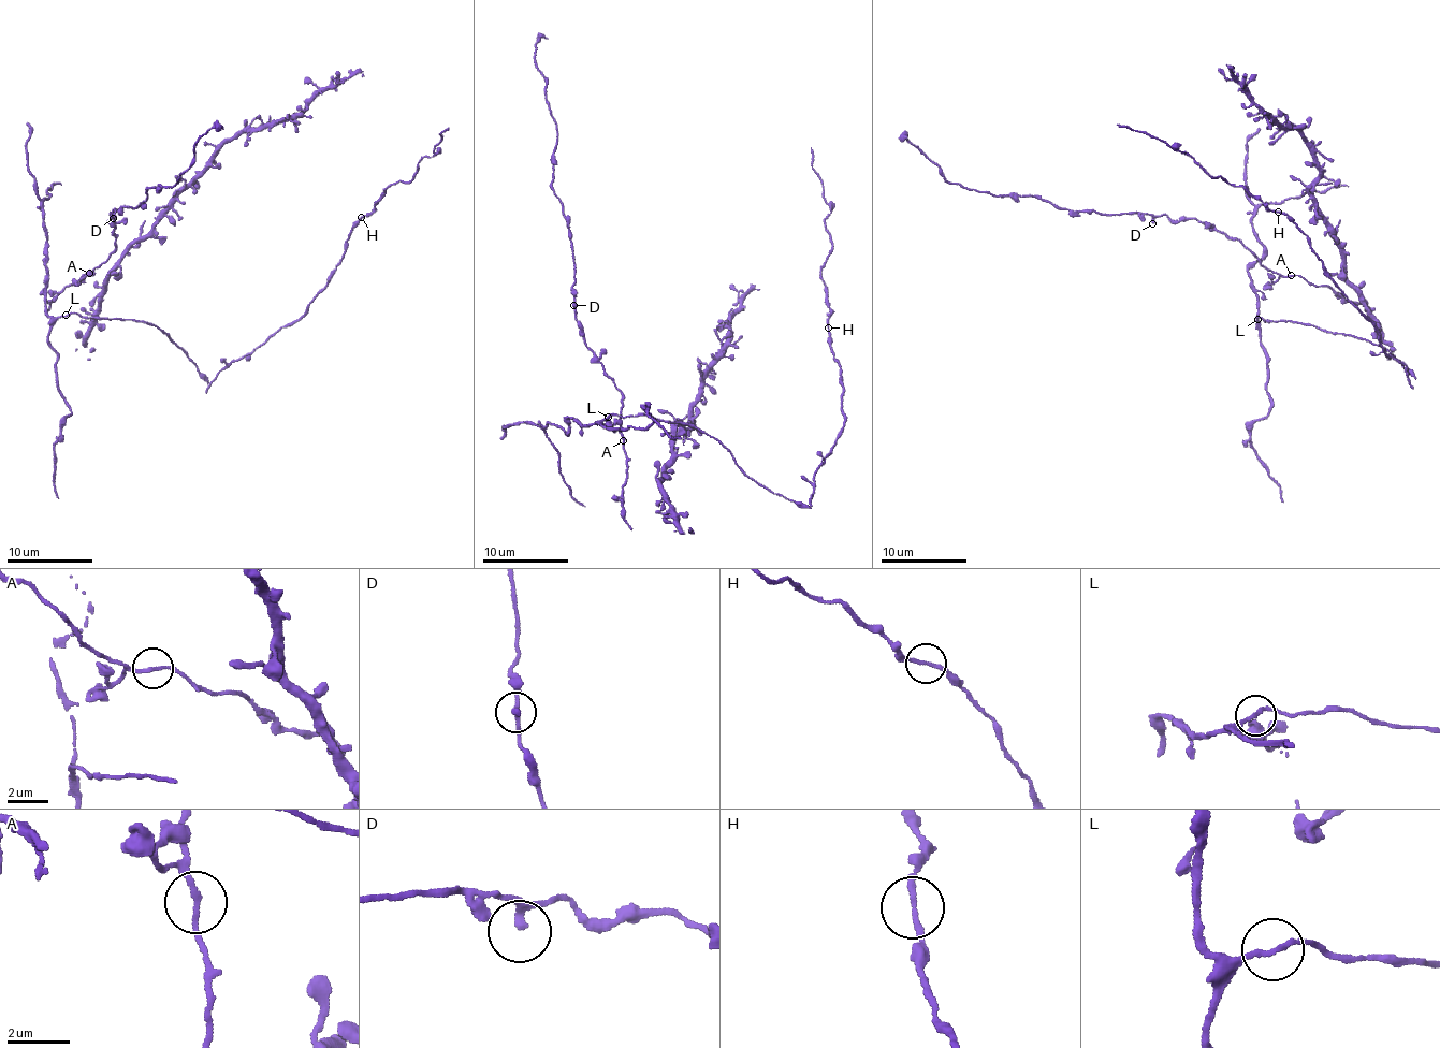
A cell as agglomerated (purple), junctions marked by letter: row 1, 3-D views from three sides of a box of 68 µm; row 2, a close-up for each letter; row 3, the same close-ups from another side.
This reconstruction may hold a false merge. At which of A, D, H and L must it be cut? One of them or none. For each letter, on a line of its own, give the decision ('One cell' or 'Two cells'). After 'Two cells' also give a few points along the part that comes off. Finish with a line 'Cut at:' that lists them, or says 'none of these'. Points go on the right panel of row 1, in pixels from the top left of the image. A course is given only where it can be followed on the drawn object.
A: One cell
D: One cell
H: One cell
L: One cell
Cut at: none of these

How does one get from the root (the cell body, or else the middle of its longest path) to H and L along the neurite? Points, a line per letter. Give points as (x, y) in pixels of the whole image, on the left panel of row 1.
H: (104, 319), (157, 324), (184, 348), (208, 383), (229, 363), (249, 354), (305, 314), (335, 270), (361, 217)
L: (104, 319), (75, 313), (67, 315)

